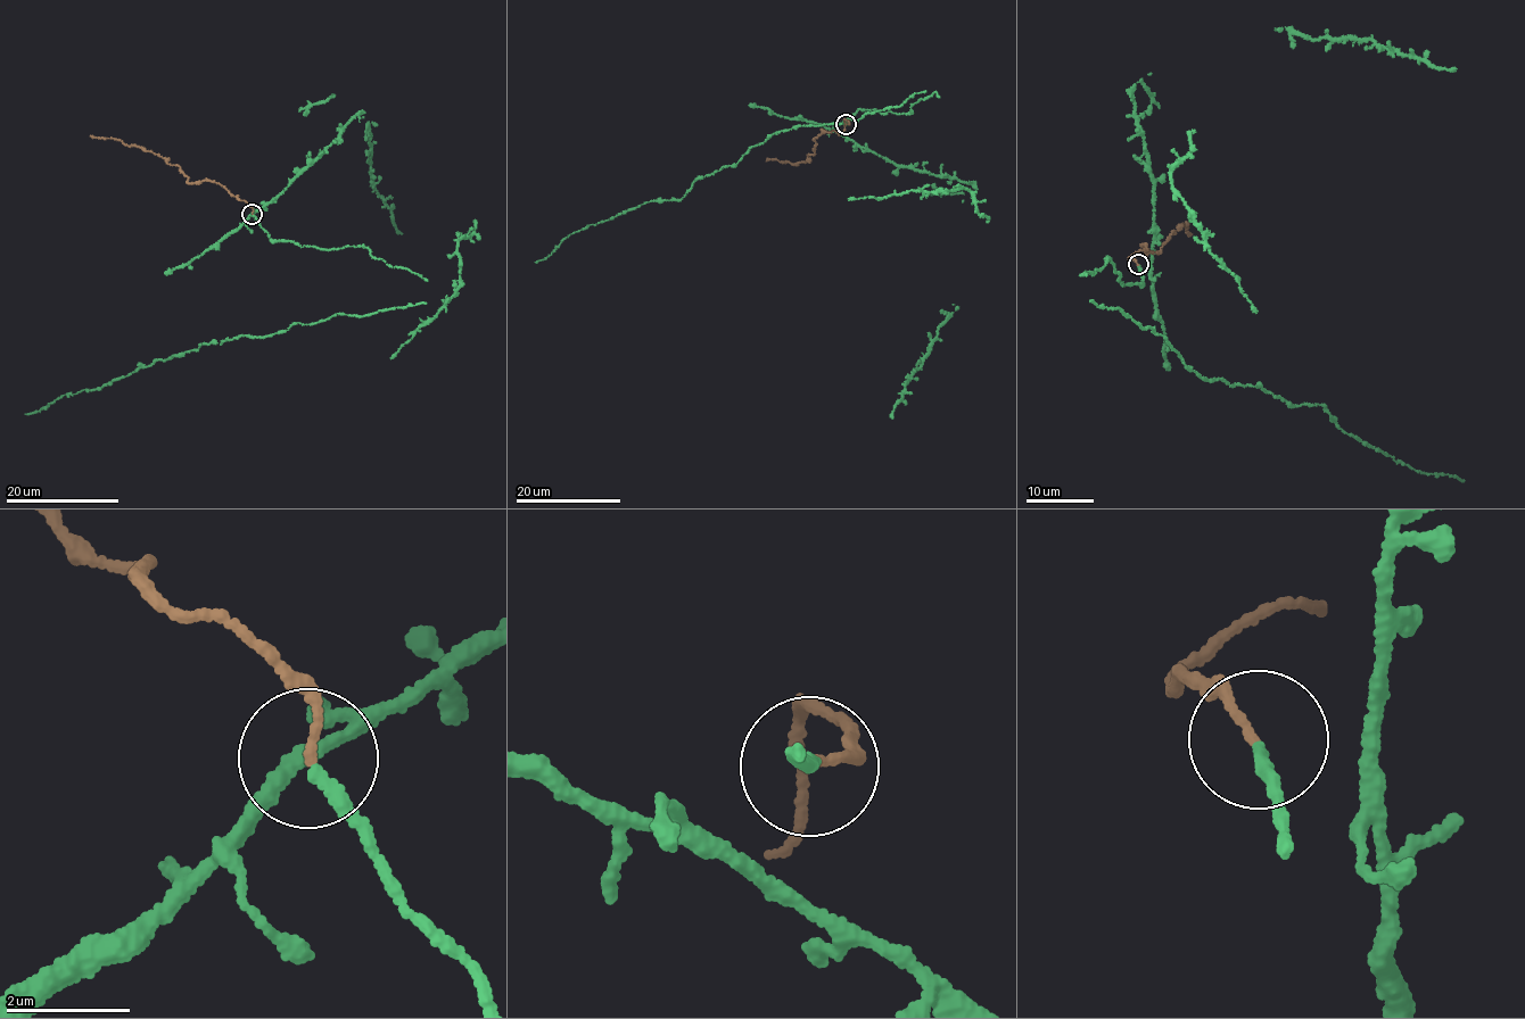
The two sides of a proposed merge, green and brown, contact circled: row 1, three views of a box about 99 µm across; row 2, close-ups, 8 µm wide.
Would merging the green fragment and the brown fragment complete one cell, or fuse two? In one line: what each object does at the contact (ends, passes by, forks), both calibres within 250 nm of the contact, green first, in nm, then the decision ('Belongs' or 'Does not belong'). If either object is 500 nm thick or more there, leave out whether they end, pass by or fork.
At the ring green ends. At the ring brown ends. Thickness 190 nm (green) against 120 nm. Belongs

